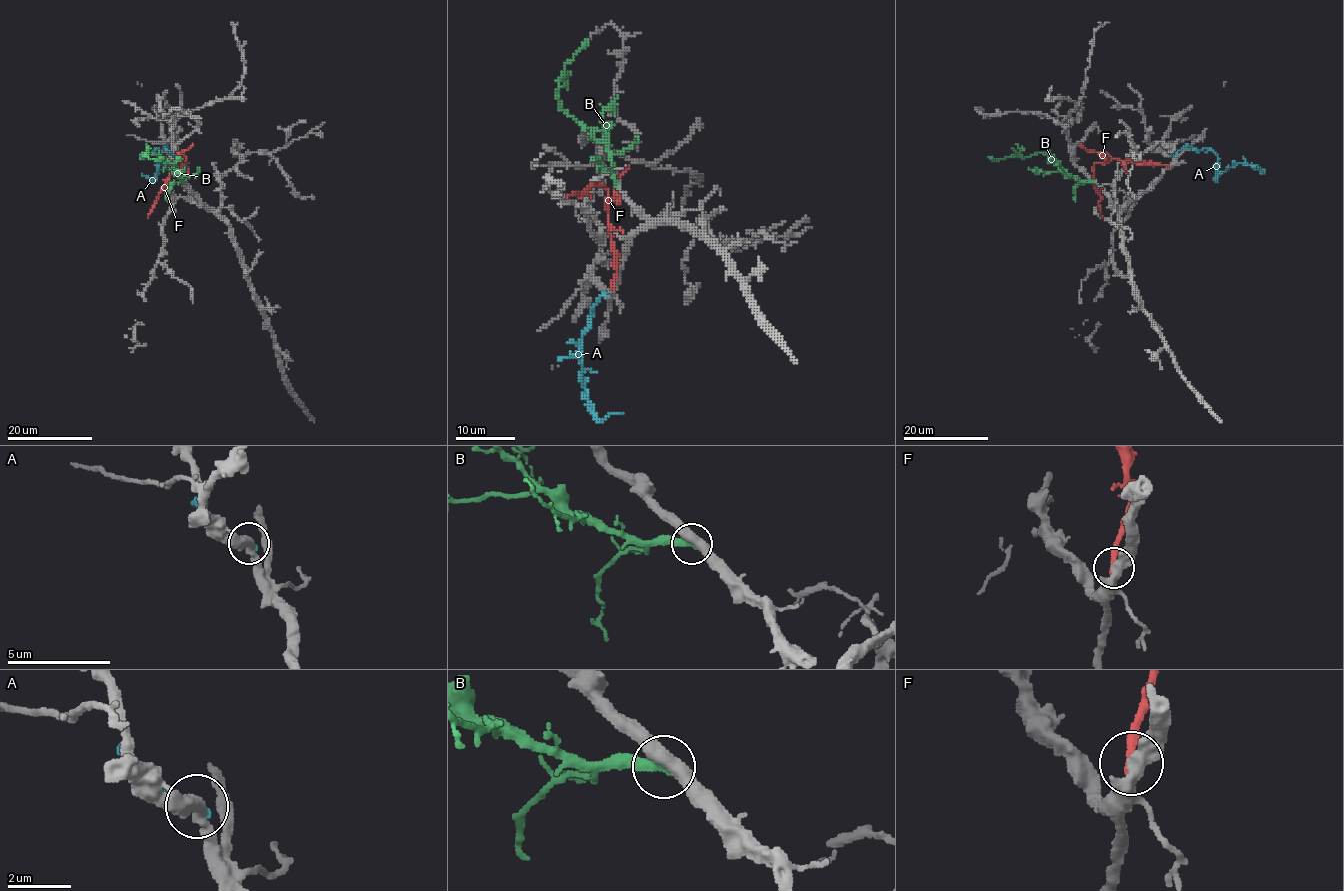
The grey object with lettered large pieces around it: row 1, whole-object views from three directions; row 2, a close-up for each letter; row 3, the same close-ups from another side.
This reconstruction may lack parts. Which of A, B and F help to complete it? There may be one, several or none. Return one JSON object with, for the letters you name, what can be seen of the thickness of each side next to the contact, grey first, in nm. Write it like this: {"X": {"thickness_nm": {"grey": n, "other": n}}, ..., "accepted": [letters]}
{"B": {"thickness_nm": {"grey": 440, "other": 340}}, "accepted": ["B"]}

